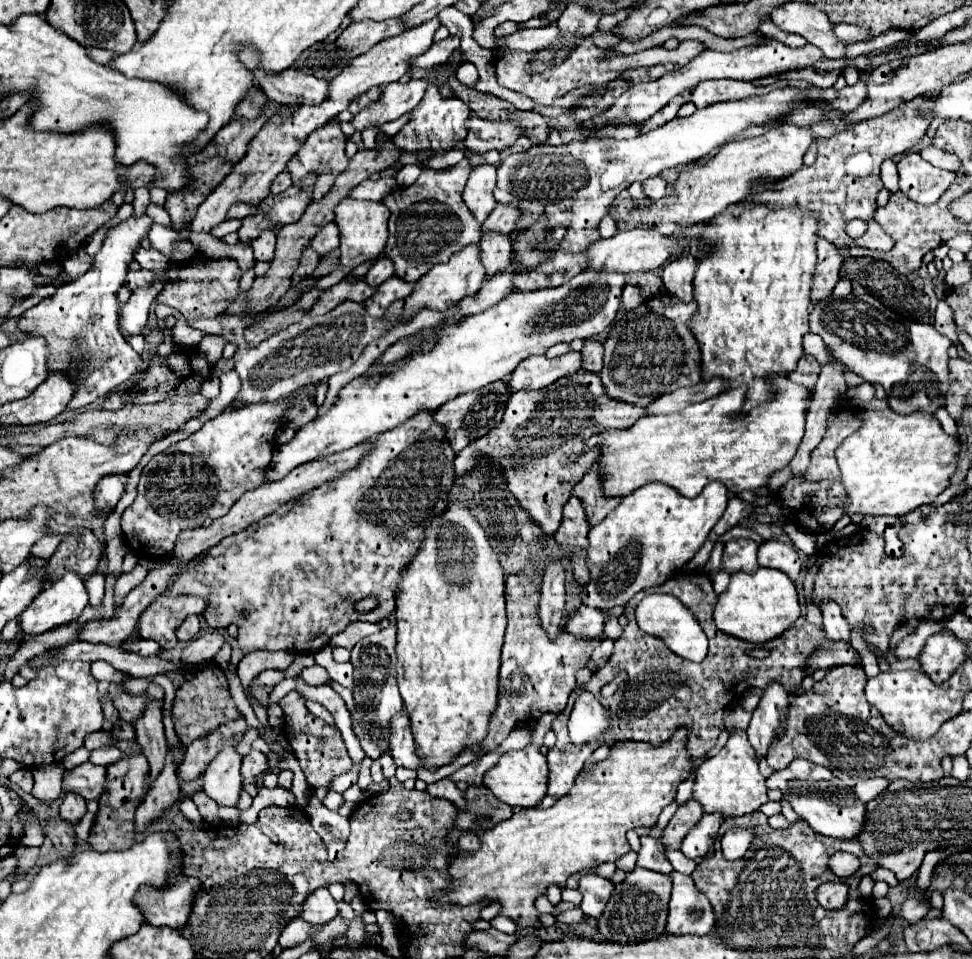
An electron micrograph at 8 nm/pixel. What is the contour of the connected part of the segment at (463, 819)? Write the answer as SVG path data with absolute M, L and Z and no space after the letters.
M483 784L469 786L463 798L467 800L467 812L457 814L457 822L453 826L455 830L469 830L481 834L513 814L513 808L499 802L489 790L485 790Z

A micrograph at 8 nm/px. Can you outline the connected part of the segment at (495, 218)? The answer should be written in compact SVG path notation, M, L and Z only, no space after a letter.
M497 204L495 210L491 212L491 216L481 226L481 238L487 232L511 234L511 230L515 228L515 222L517 220L519 220L519 212L515 212L515 208L507 208L505 204Z

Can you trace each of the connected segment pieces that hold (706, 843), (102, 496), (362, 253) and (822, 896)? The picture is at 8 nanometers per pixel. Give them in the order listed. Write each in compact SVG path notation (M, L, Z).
M703 816L695 828L685 836L681 852L687 858L703 858L715 844L717 840L717 830L721 826L719 816Z
M113 474L103 476L99 484L95 486L95 510L113 510L119 502L119 498L125 494L129 474Z
M343 198L335 208L335 222L341 230L341 270L351 272L355 266L375 260L387 242L387 220L389 220L389 208L383 202L371 202L371 200L355 200L355 198Z
M843 883L821 884L817 890L817 902L827 910L837 910L845 906L849 887Z

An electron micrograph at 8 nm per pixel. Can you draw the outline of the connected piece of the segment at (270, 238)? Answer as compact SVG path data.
M271 230L263 232L257 240L251 242L251 248L253 248L257 260L271 262L273 260L273 252L275 252L275 232L271 232Z

